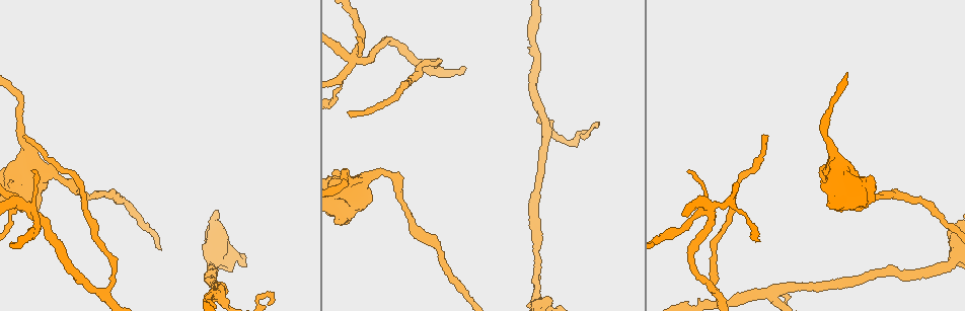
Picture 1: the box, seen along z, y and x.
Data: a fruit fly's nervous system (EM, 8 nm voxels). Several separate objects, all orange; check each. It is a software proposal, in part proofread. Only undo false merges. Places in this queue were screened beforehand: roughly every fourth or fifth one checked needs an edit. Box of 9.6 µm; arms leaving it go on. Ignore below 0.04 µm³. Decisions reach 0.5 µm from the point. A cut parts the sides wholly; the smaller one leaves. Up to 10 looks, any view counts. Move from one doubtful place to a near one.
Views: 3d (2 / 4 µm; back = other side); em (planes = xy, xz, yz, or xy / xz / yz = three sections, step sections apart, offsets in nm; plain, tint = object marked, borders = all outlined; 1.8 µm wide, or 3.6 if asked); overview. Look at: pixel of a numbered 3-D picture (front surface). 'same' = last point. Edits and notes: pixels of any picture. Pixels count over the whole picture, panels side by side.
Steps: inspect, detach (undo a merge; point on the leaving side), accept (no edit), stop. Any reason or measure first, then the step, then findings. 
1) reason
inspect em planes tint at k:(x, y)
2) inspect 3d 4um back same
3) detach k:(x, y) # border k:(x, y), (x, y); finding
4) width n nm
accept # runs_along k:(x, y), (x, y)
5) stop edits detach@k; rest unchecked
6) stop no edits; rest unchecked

four arms meet
inspect em 3.6um planes tint at 1:(27, 207)

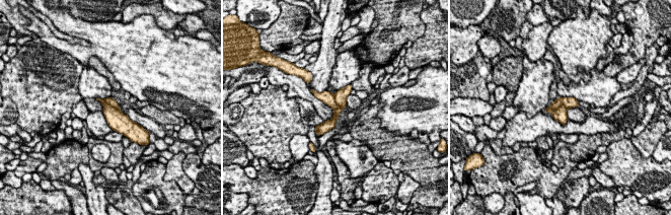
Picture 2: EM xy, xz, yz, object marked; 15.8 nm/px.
detach 2:(341, 94) # a second neuron is stuck on

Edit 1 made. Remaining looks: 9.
inspect overview

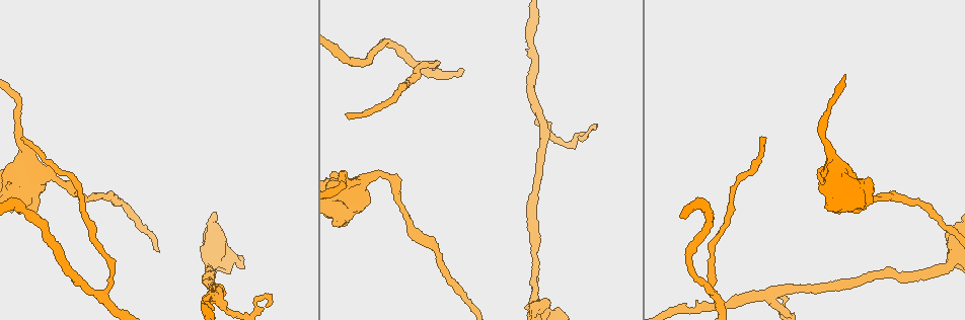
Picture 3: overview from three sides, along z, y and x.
thick turns thin
inspect em 3.6um yz step 4 tint at 3:(840, 185)

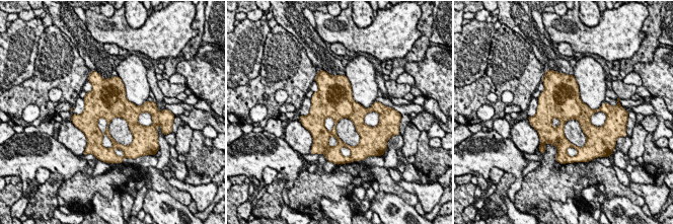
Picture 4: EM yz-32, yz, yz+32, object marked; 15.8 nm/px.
inspect em 3.6um planes tint same

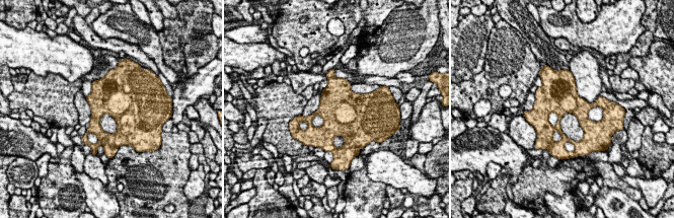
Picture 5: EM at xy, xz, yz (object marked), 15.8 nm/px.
width 460 nm
accept # one neuron here

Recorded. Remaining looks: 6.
three arms meet
inspect em yz step 4 borders at 3:(218, 292)

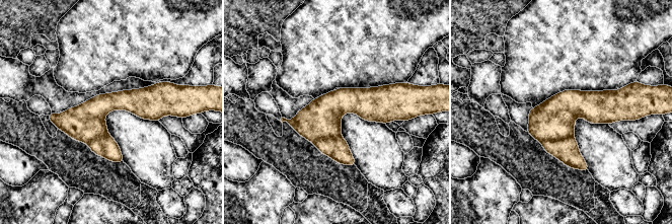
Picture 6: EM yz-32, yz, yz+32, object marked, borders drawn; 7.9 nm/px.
detach 6:(567, 150) # border 6:(572, 136), (544, 139), (541, 142); a second neuron is stuck on

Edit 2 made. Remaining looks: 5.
inspect overview

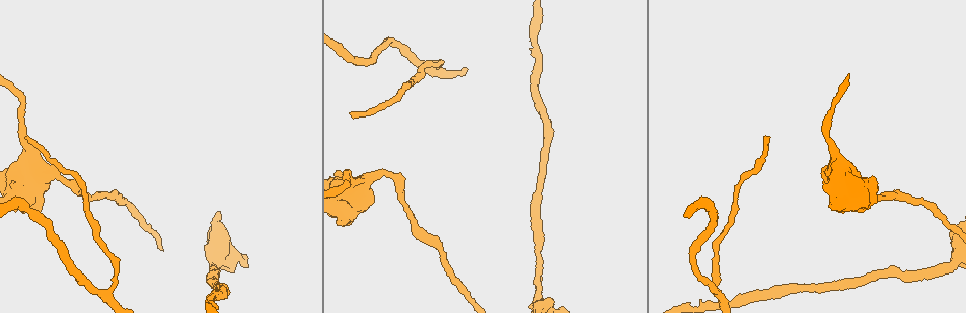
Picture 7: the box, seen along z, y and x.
sudden change in width
inspect 3d 4um back at 7:(218, 259)

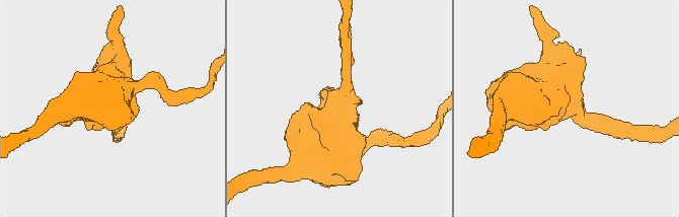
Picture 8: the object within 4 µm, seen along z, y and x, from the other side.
inspect em 3.6um planes tint at 8:(572, 107)

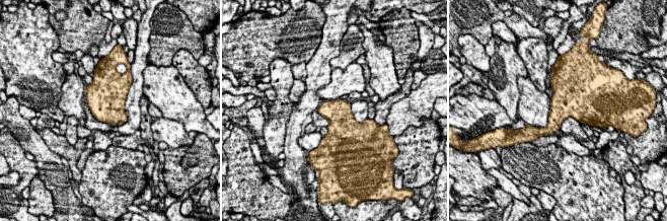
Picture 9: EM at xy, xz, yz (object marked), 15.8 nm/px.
width 400 nm
accept # one neuron here

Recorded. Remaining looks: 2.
stop edits detach@2, detach@6; rest unchecked

